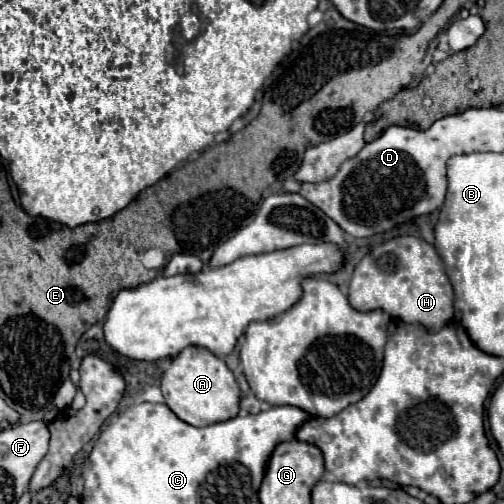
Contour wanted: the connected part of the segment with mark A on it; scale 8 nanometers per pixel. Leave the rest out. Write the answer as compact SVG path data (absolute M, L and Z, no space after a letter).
M186 347L180 351L162 377L162 395L166 405L186 423L204 427L228 421L238 415L240 389L226 363L202 347Z

